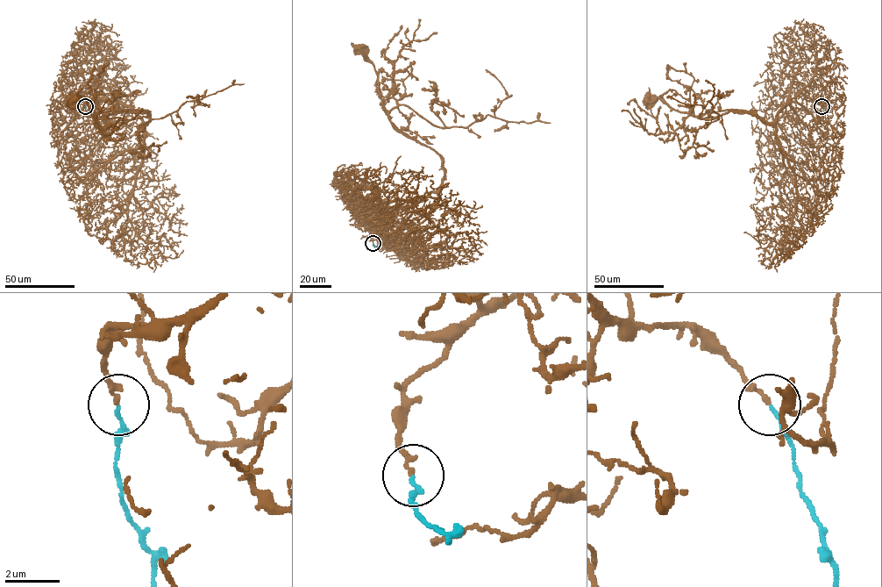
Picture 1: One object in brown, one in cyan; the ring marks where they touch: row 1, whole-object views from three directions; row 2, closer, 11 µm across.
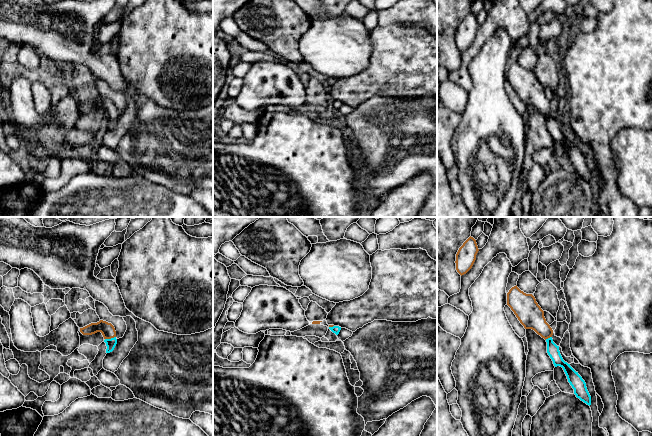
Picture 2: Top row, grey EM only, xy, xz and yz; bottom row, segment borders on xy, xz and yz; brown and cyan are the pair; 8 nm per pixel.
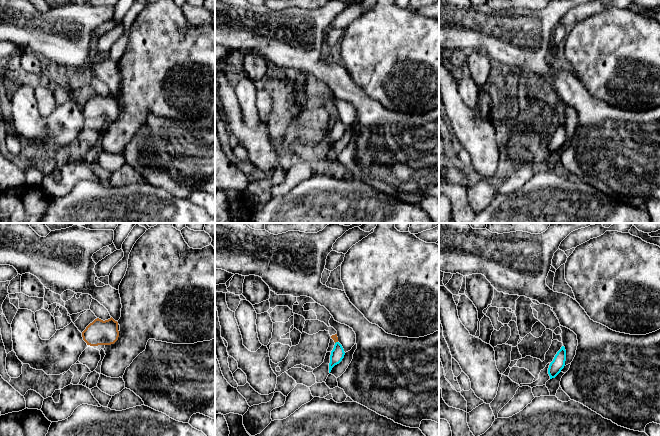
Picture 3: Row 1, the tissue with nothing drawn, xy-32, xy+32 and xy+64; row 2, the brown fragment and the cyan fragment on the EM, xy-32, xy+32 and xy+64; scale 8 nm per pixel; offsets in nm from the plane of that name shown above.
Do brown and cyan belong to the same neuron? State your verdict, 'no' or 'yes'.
yes

